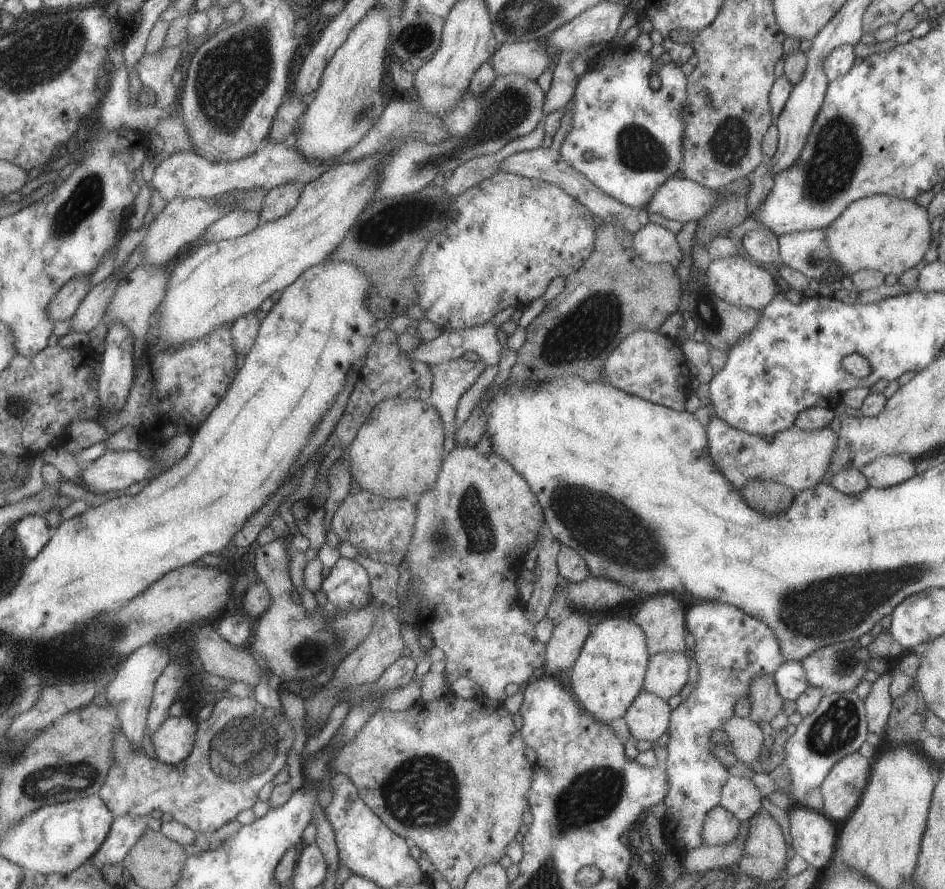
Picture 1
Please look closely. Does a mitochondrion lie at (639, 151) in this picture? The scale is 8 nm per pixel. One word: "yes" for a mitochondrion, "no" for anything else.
yes

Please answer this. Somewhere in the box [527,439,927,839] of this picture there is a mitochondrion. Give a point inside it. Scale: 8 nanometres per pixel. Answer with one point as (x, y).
(576, 509)

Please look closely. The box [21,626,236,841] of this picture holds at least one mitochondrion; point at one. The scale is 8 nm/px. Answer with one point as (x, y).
(70, 779)

